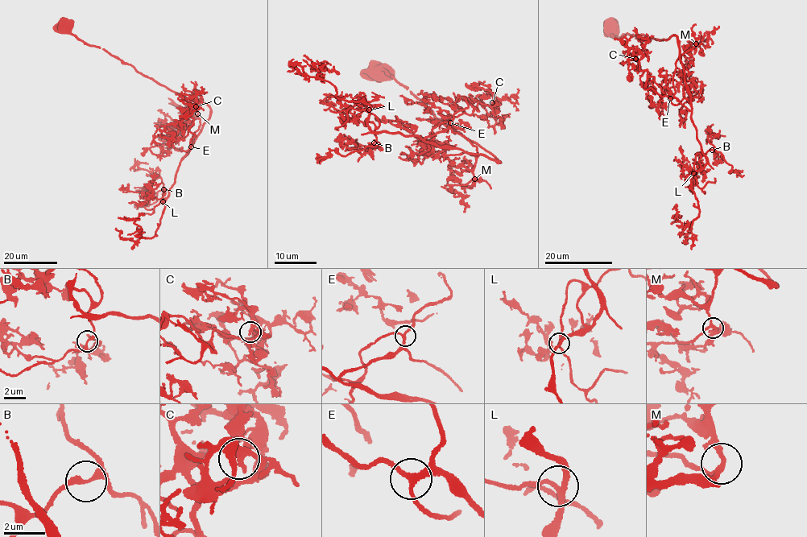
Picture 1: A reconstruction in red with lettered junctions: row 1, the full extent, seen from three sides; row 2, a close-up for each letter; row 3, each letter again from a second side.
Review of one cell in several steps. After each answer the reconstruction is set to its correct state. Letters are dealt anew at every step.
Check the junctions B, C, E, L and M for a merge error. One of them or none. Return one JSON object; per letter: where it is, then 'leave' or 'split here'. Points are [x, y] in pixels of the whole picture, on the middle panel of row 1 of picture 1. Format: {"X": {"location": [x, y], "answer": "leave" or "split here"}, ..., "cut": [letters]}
{"B": {"location": [374, 142], "answer": "leave"}, "C": {"location": [492, 102], "answer": "leave"}, "E": {"location": [450, 122], "answer": "leave"}, "L": {"location": [369, 109], "answer": "leave"}, "M": {"location": [474, 179], "answer": "leave"}, "cut": []}

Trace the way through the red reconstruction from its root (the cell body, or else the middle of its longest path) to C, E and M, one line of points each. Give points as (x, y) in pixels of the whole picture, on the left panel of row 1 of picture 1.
C: (65, 26), (84, 42), (209, 108), (208, 119), (182, 158), (194, 134), (188, 130), (196, 106)
E: (65, 26), (84, 42), (104, 48), (143, 75), (209, 108), (208, 119), (181, 158), (191, 146)
M: (65, 26), (84, 42), (104, 48), (143, 75), (209, 108), (208, 119), (182, 158), (200, 125), (197, 113)

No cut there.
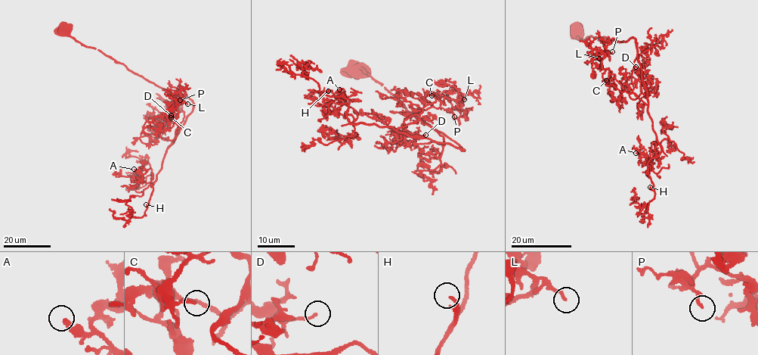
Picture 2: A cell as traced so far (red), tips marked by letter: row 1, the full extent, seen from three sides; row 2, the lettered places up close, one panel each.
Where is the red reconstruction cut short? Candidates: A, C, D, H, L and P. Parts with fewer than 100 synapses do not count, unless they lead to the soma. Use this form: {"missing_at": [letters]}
{"missing_at": ["H"]}

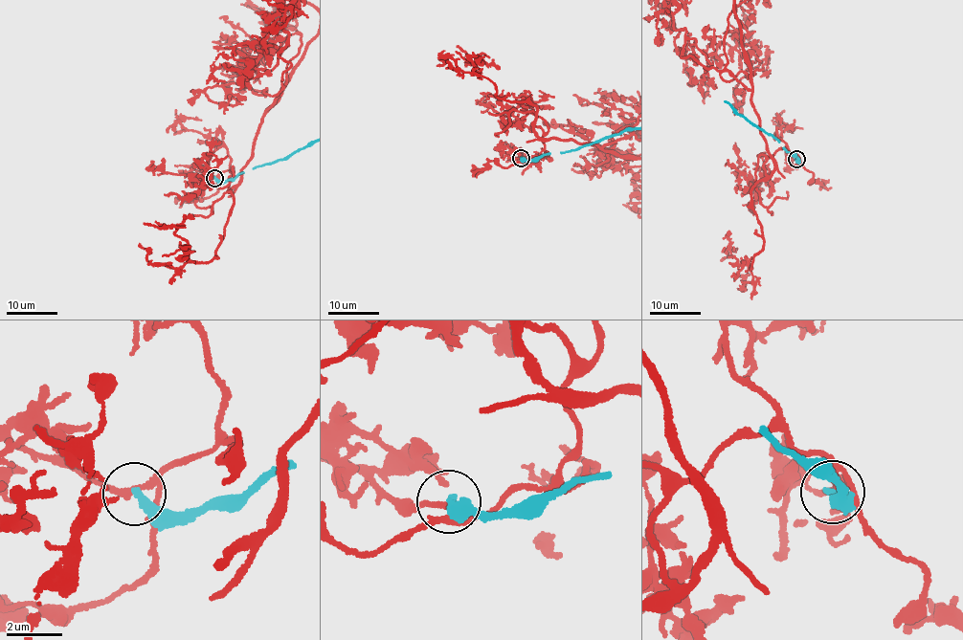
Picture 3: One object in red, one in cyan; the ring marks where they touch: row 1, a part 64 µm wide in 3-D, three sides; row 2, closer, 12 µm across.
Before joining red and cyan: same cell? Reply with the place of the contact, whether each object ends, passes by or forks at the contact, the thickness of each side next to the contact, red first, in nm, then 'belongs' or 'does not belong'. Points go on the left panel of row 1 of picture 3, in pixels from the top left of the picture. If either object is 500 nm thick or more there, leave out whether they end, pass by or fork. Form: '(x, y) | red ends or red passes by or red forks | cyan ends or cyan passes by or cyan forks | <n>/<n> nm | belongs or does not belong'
(214, 178) | red forks | cyan ends | 140/320 nm | does not belong

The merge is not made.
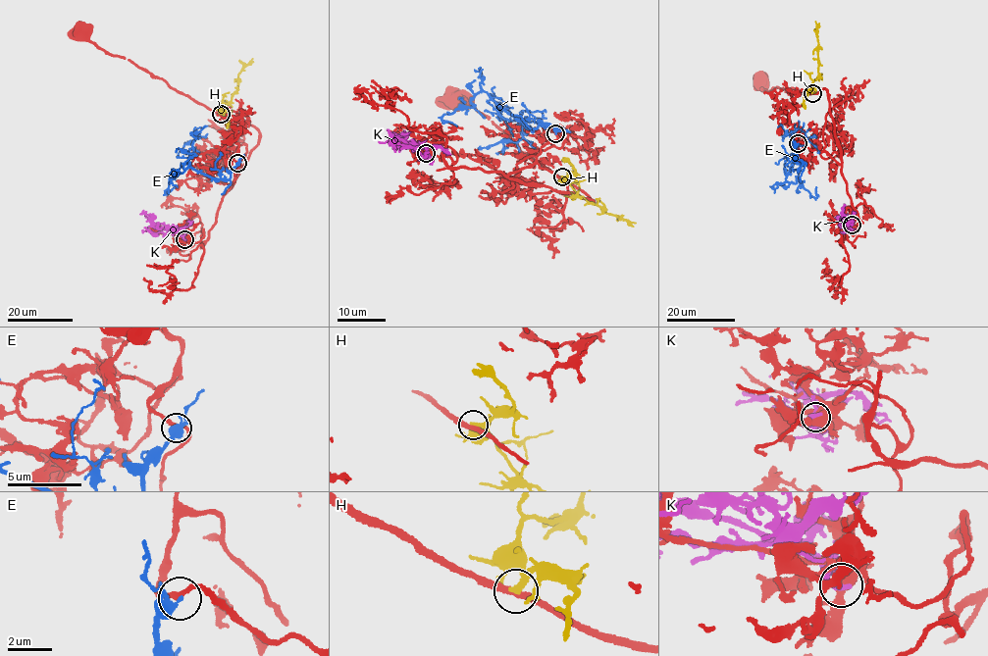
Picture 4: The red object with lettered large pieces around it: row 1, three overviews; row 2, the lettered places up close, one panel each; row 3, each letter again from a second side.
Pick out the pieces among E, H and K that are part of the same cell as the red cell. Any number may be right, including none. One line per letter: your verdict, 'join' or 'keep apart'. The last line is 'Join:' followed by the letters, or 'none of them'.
E: keep apart
H: keep apart
K: keep apart
Join: none of them

